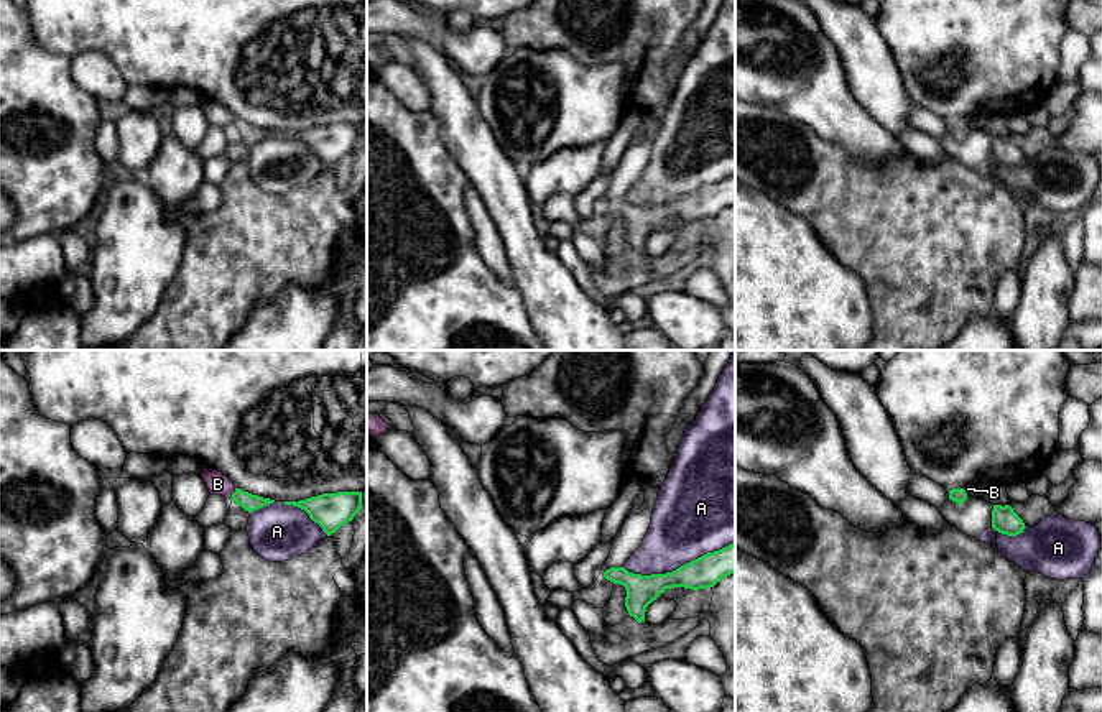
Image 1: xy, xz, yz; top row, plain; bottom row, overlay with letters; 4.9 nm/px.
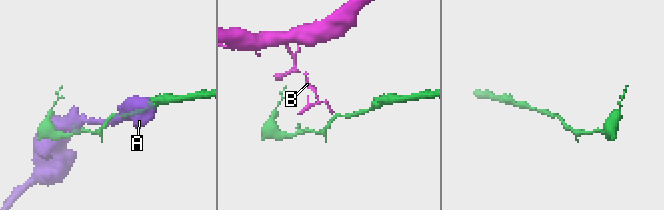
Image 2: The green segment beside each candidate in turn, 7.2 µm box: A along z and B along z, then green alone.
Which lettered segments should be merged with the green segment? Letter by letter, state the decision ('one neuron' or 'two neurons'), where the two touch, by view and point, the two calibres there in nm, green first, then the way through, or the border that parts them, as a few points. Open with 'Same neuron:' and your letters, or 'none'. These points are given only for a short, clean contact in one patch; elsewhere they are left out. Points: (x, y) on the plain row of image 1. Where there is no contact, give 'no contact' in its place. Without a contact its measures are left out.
Same neuron: none
A: two neurons; contact xz (678, 199); calibres 160 and 380 nm
B: two neurons; contact xy (232, 125); calibres 90 and 110 nm; border xy (236, 120), (231, 130)

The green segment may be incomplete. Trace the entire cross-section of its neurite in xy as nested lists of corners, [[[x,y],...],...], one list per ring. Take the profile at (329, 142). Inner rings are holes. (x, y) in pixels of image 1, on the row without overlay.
[[[362,123],[322,125],[299,133],[283,133],[304,141],[331,168],[362,140]]]

